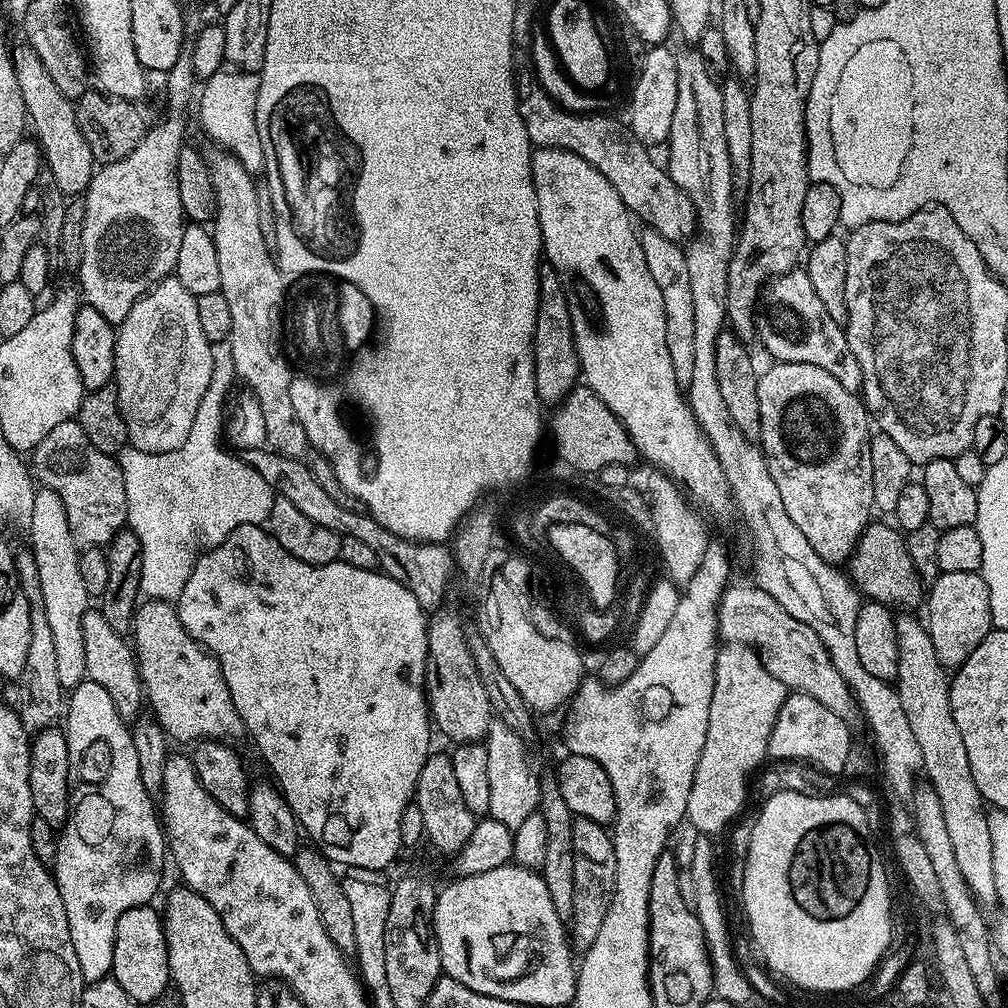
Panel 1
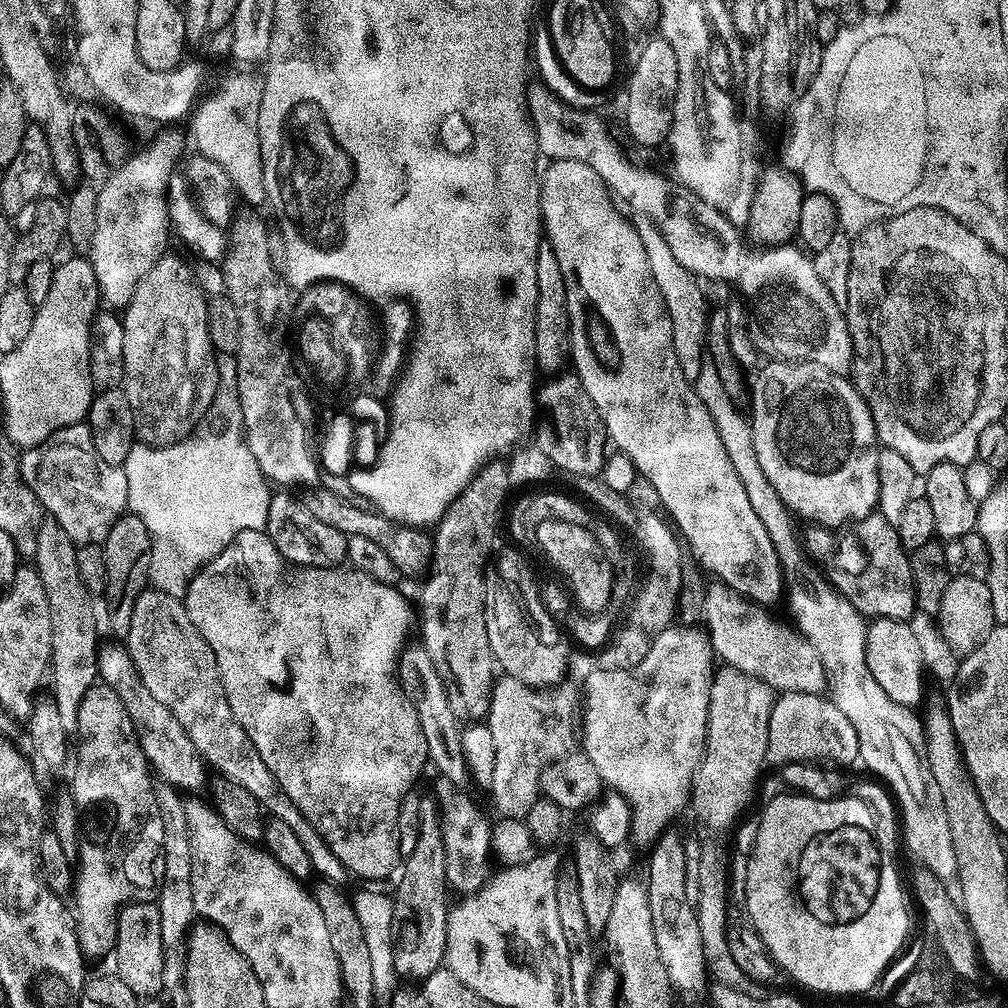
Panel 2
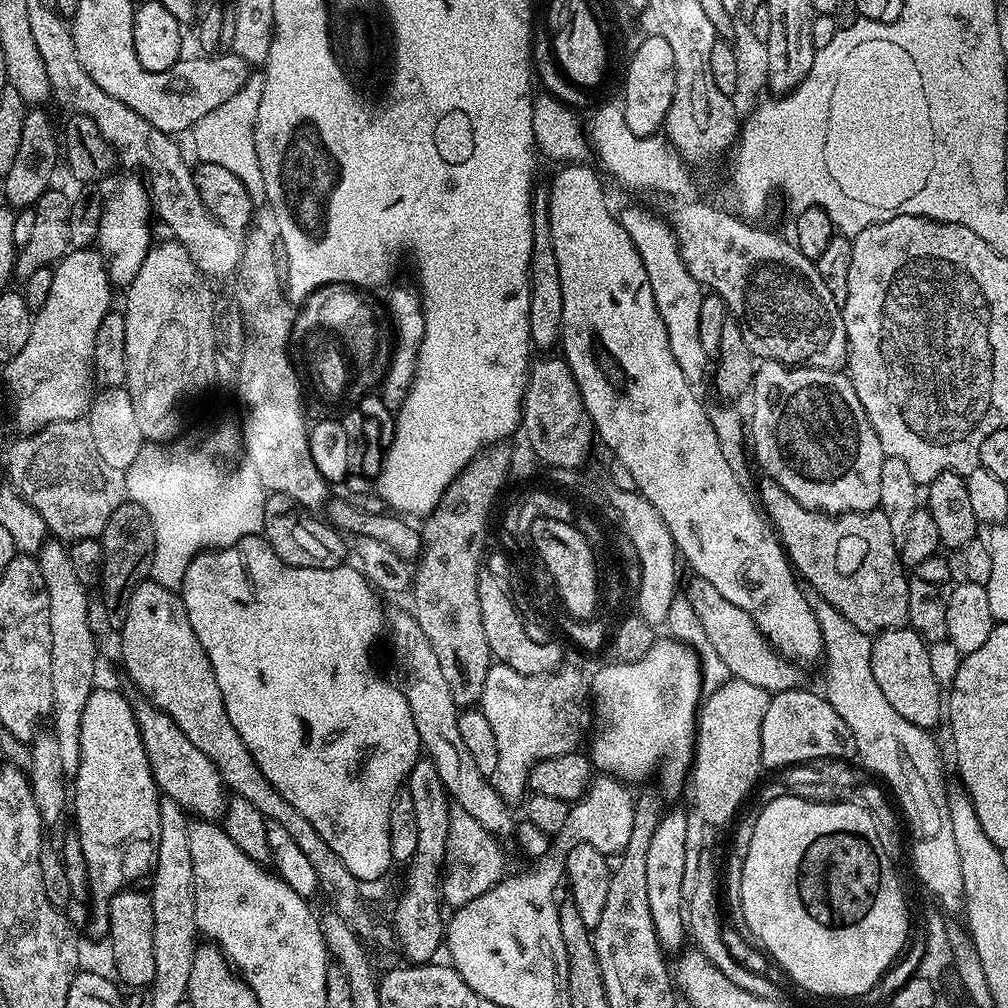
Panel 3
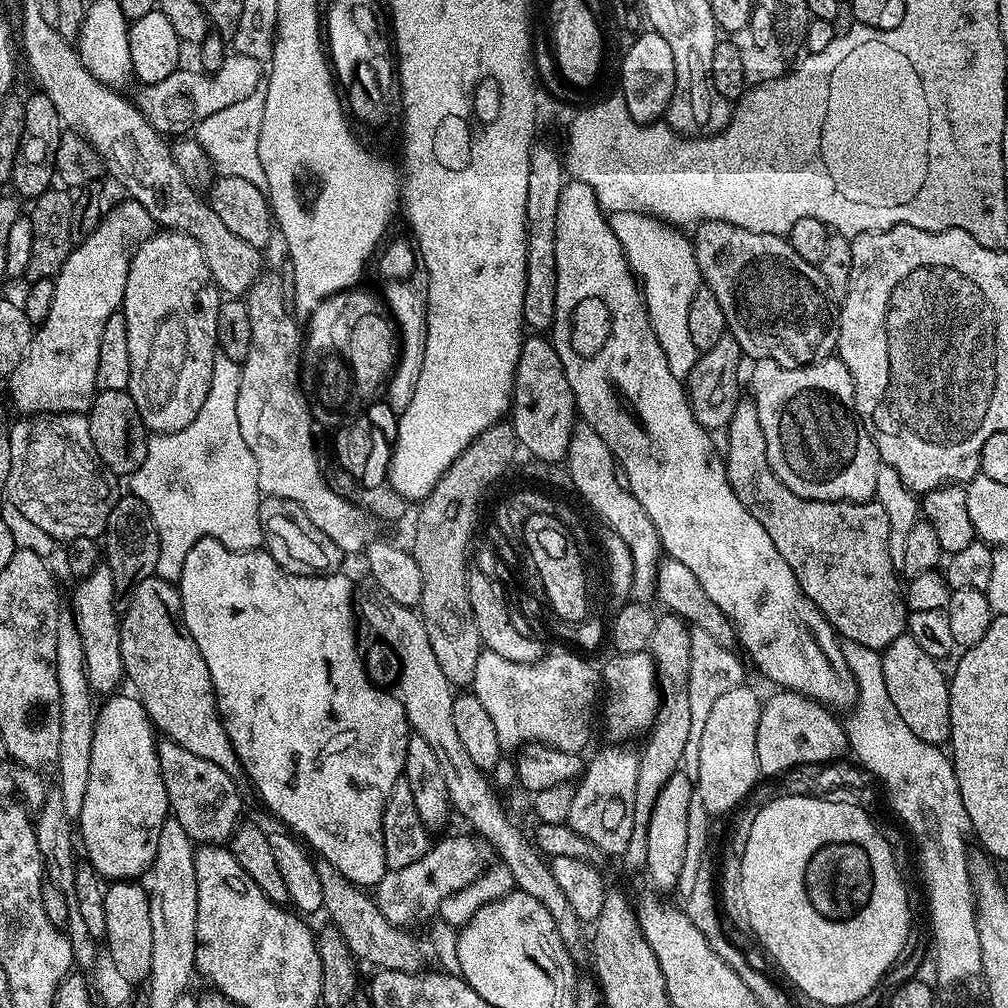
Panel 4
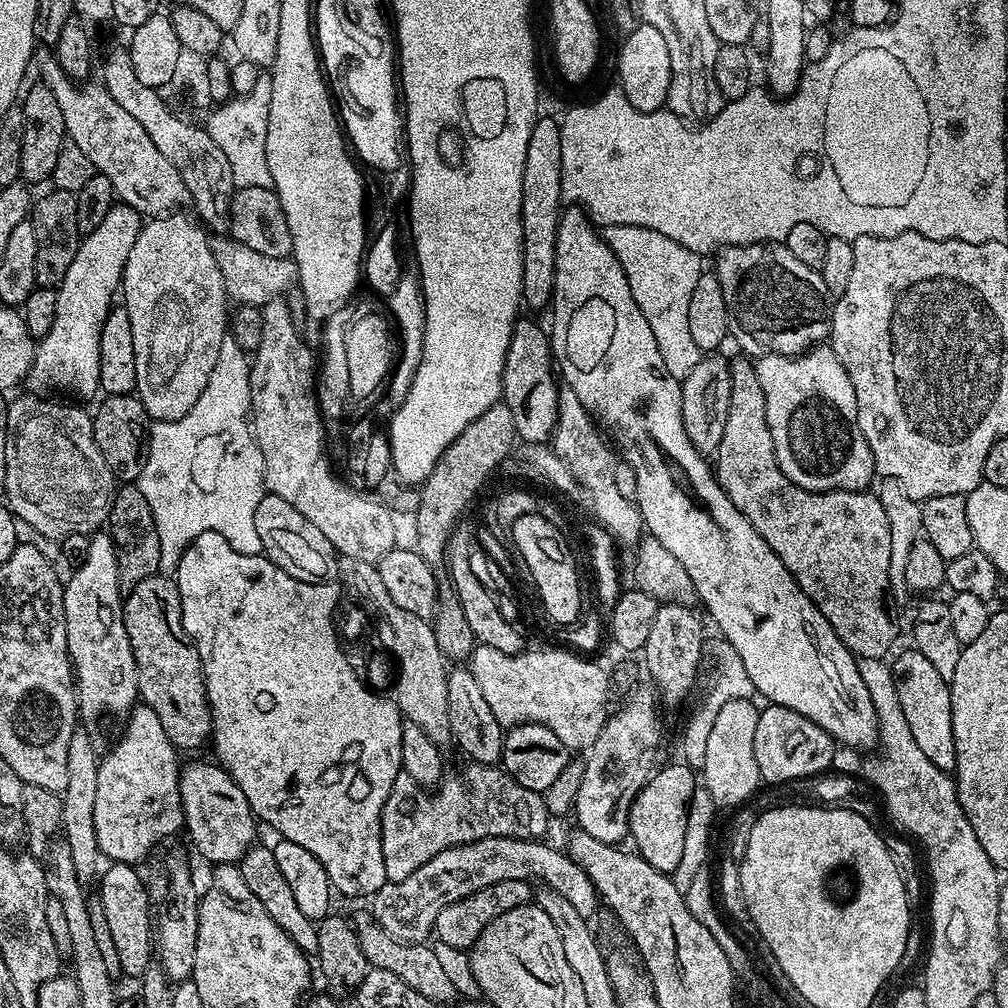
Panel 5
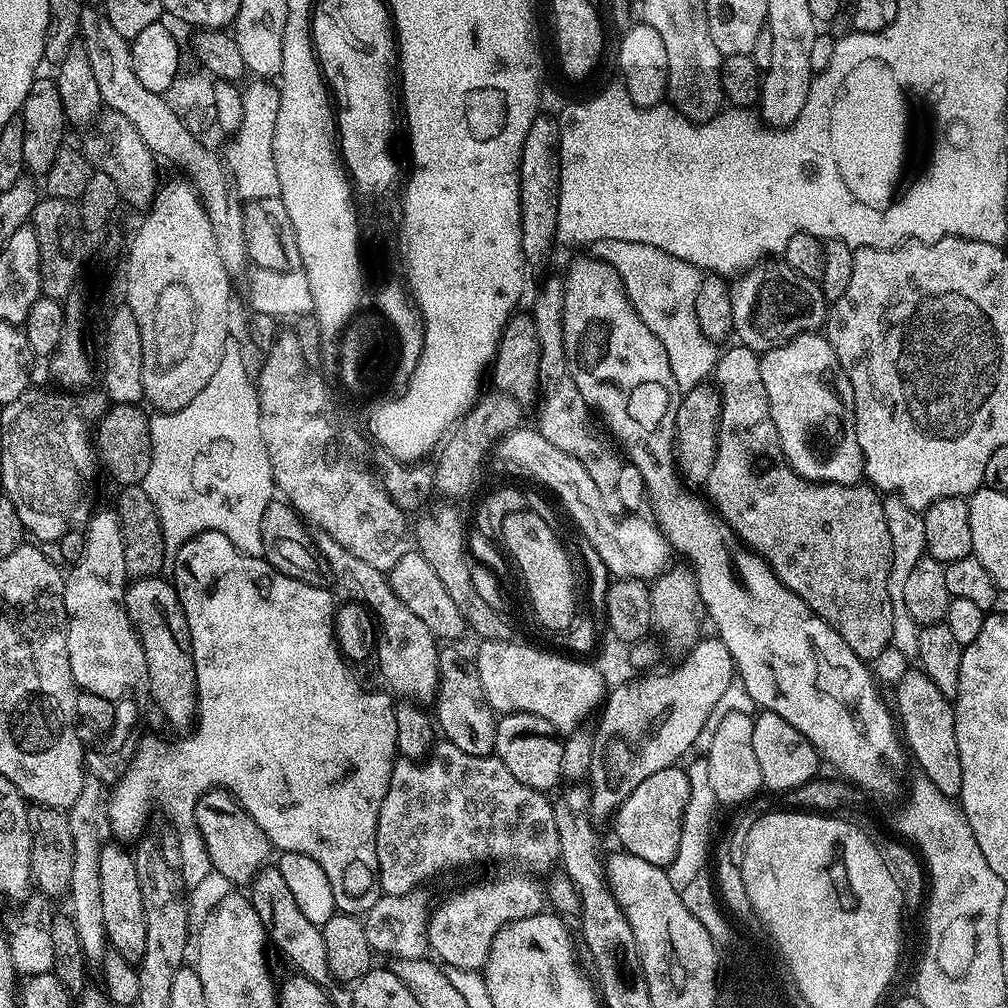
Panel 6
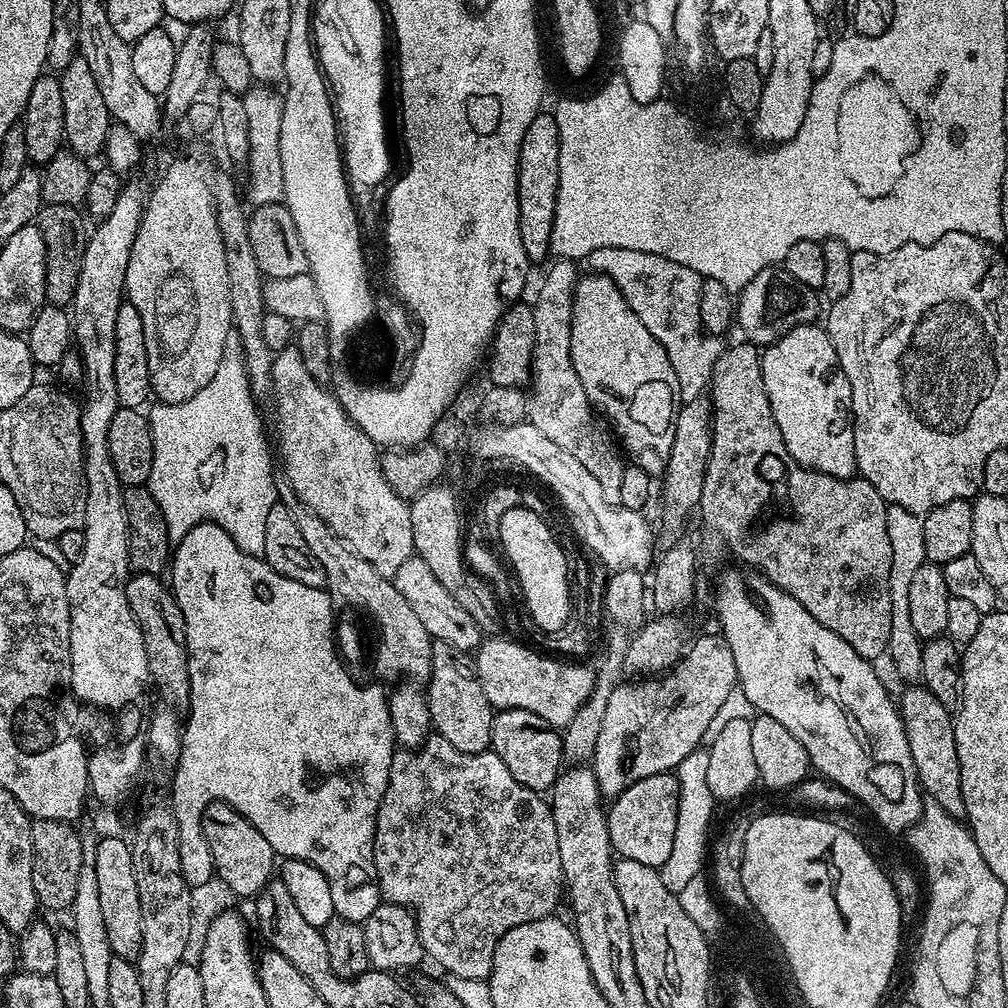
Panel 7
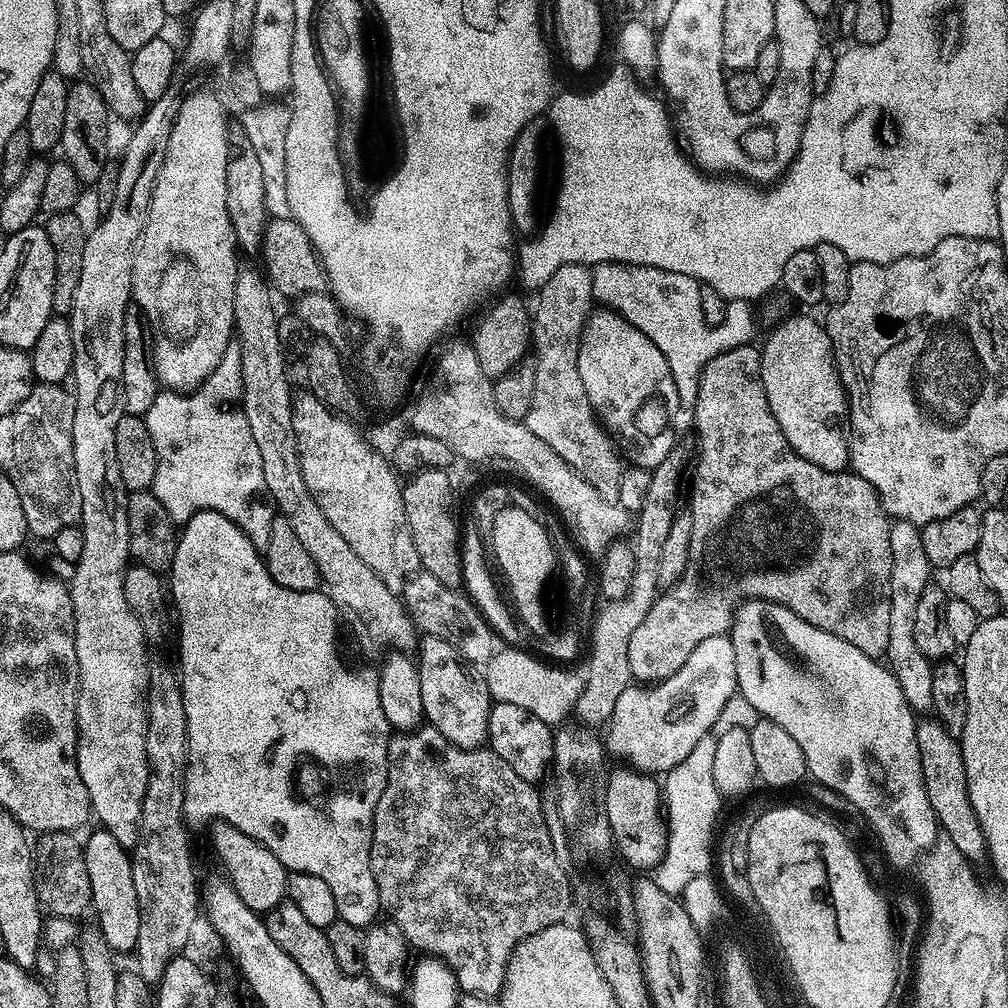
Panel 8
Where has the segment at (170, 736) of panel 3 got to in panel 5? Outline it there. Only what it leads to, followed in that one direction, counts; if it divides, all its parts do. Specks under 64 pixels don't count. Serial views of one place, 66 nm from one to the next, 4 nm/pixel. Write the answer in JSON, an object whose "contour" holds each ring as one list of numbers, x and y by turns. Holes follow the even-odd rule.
{"contour":[[219,763,188,764,179,769,180,782,180,809,184,811,184,828,196,847,196,852,204,860,209,860,209,865,236,864,247,854,249,848,257,843,256,828,258,821,252,815,252,808,246,802,246,794,234,782,229,772,224,771]]}

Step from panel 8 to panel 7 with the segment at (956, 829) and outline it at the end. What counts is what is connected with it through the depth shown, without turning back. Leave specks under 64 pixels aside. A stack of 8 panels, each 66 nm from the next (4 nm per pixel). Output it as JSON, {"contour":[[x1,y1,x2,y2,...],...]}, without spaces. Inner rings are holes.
{"contour":[[908,686,898,696,900,716,904,719,906,738,910,742,910,754,916,763,916,779,923,793,935,804,942,806,946,814,964,816,962,798,962,774,958,762,958,746,954,738,954,716,923,686],[917,687,917,688,916,688],[929,795,929,796,928,796]]}

